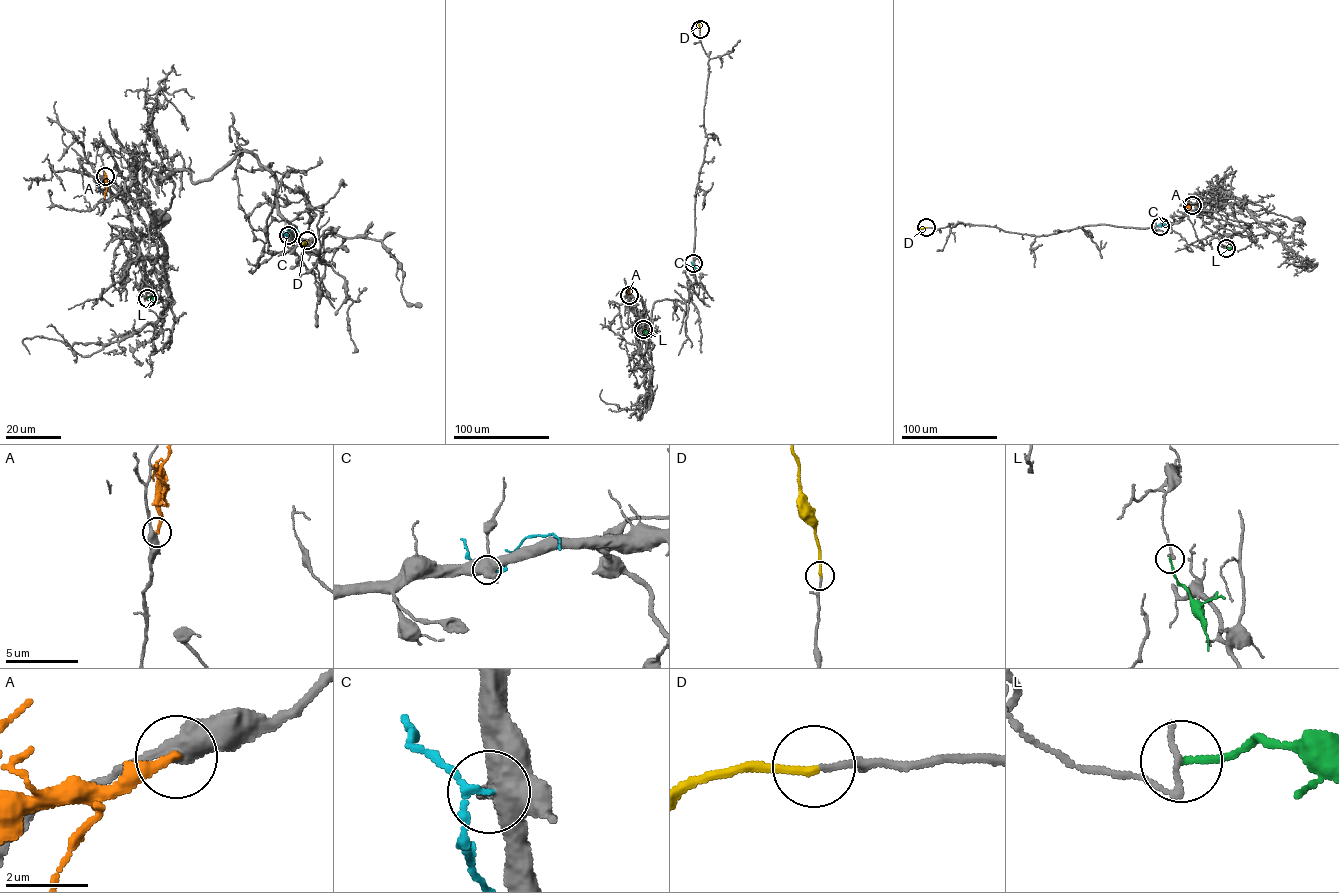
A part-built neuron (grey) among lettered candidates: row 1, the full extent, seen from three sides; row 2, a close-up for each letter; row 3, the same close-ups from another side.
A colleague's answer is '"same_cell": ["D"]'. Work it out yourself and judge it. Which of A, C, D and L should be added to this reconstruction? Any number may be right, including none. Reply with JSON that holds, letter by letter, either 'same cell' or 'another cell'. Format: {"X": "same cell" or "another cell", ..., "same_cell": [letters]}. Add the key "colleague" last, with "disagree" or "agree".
{"A": "another cell", "C": "another cell", "D": "same cell", "L": "another cell", "same_cell": ["D"], "colleague": "agree"}

